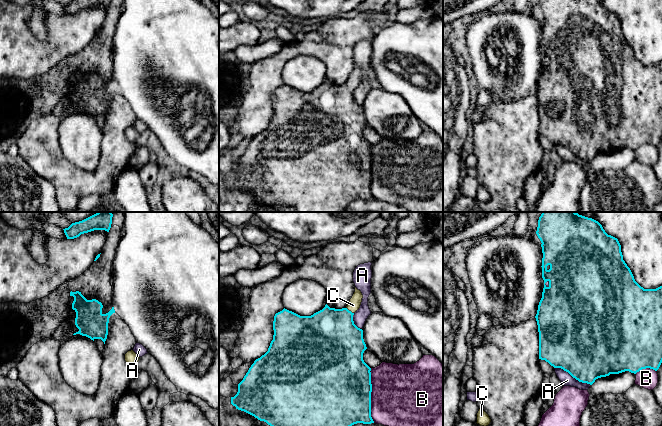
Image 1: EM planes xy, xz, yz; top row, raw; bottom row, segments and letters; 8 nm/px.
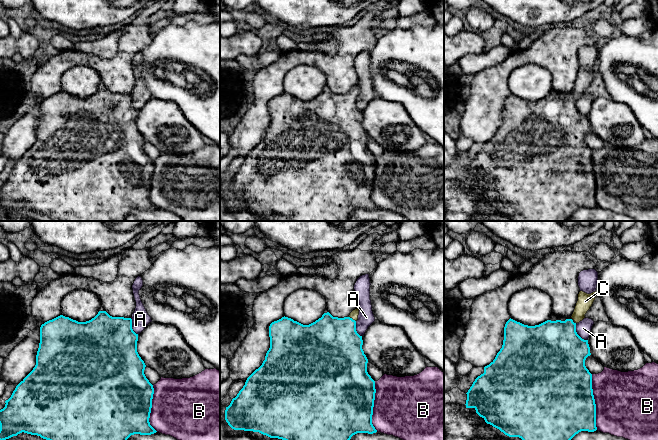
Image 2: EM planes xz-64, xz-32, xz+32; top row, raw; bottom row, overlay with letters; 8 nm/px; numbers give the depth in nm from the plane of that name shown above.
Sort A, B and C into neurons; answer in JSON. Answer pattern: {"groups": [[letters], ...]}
{"groups": [["A"], ["B"], ["C"]]}

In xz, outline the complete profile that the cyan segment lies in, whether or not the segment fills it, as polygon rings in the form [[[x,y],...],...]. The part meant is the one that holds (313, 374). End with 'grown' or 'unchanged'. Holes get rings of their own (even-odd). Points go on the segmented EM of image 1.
[[[355,287],[352,298],[342,309],[330,308],[326,304],[322,310],[311,316],[300,316],[285,308],[276,313],[273,321],[273,340],[268,351],[251,365],[243,380],[238,384],[237,394],[231,397],[231,404],[236,409],[244,411],[270,426],[352,426],[357,423],[374,423],[371,417],[371,368],[363,360],[363,353],[367,347],[363,339],[363,330],[358,328],[353,321],[353,315],[360,308],[362,298],[361,291]]]; grown

